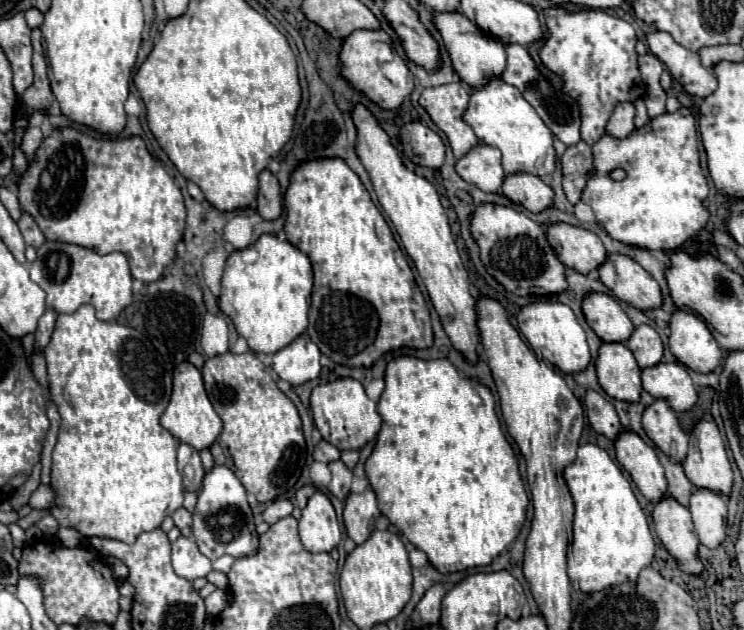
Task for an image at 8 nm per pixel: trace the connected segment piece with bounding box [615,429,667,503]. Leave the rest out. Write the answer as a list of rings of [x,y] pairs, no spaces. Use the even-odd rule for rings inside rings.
[[[623,429],[615,439],[617,461],[631,475],[637,489],[651,501],[657,503],[667,493],[667,481],[663,467],[655,455],[655,449],[649,447],[635,431]]]

